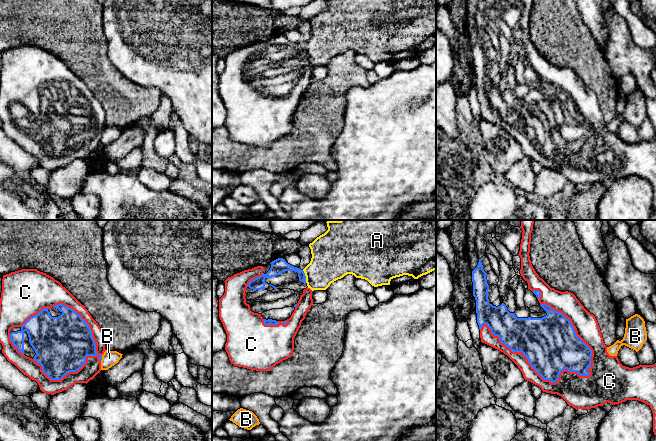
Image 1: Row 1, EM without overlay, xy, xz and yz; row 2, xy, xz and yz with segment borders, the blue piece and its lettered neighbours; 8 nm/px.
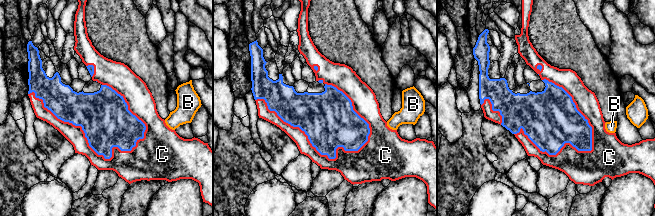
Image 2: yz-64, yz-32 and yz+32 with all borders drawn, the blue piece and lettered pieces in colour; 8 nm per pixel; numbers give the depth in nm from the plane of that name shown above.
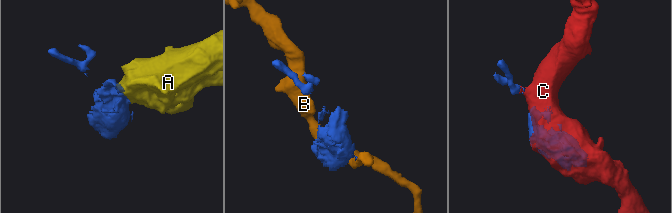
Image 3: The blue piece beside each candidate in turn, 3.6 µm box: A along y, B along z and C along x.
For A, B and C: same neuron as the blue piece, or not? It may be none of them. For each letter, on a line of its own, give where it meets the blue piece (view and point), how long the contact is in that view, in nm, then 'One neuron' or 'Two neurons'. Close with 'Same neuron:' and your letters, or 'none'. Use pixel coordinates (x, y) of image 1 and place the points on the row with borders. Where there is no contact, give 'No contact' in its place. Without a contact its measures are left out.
A: Touches blue at xz (305, 276). Shared border 110 nm. Two neurons
B: Touches blue at xy (101, 358). Shared border 50 nm. Two neurons
C: Touches blue at yz (532, 366). Shared border 950 nm. One neuron
Same neuron: C

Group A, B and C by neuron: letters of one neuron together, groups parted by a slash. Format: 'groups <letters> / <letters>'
groups A / B / C

